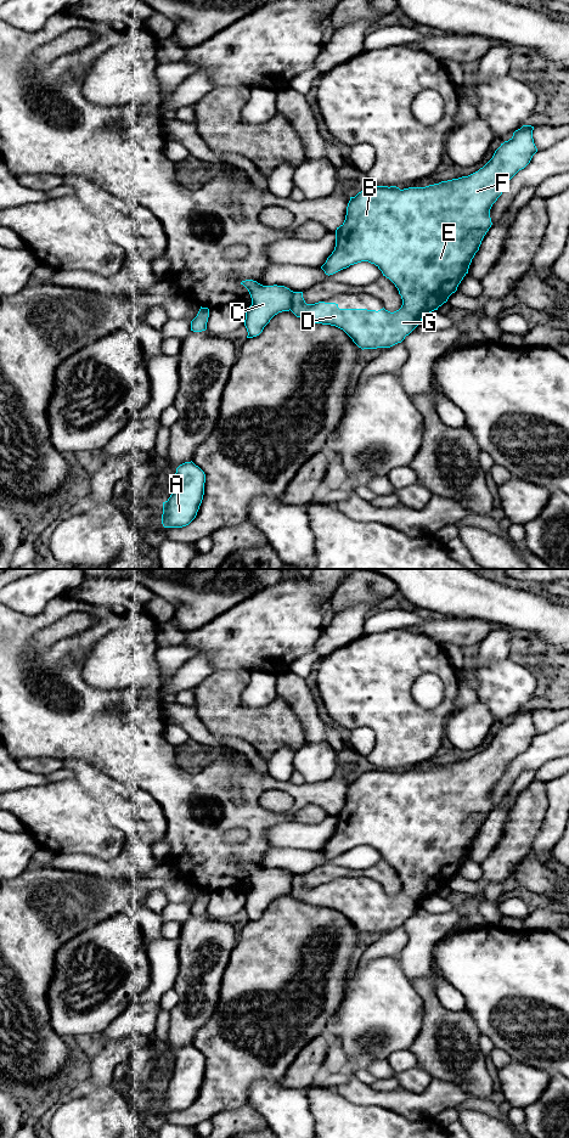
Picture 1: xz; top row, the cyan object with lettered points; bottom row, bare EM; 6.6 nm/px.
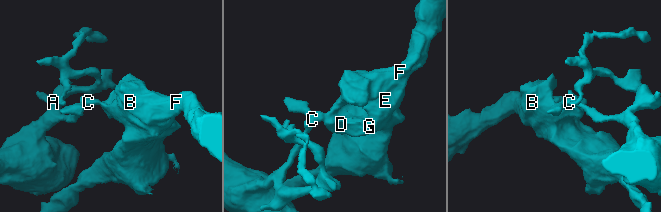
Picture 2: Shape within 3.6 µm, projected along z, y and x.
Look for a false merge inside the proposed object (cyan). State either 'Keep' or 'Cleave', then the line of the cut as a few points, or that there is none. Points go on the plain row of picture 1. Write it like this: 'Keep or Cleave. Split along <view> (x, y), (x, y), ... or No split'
Cleave. Split along xz (294, 875), (289, 893)

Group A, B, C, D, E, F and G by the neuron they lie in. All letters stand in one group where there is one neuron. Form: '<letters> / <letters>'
A C / B D E F G

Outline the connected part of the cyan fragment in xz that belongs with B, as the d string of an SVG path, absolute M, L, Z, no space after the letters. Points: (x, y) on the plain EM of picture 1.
M523 709L520 712L516 714L513 716L513 720L508 723L501 727L501 729L495 734L492 742L478 755L468 759L462 760L458 762L452 762L447 765L441 765L439 767L429 768L426 771L409 771L400 773L396 770L373 770L362 773L359 776L355 781L350 781L350 784L347 790L347 799L344 806L337 811L336 813L336 830L332 838L327 841L326 846L321 850L321 852L325 855L326 858L333 858L343 852L349 851L350 849L361 846L361 845L368 845L371 847L374 847L385 860L389 862L395 871L399 874L399 878L402 883L402 889L399 894L390 896L385 894L384 891L376 895L376 894L367 894L367 892L339 892L338 888L336 886L325 886L319 885L315 888L306 888L303 881L303 875L294 875L293 877L293 889L291 891L291 895L297 900L305 905L312 906L312 907L322 907L322 908L331 908L336 909L340 913L343 913L351 923L353 925L364 933L377 933L377 931L390 931L398 926L401 926L406 919L409 919L418 908L421 908L422 902L434 895L438 894L439 890L441 890L444 886L447 885L449 880L457 874L458 868L463 863L463 861L468 857L469 849L472 846L472 843L474 841L475 836L479 834L479 830L481 828L481 824L489 812L491 811L491 801L490 801L490 793L492 788L497 784L497 782L502 778L505 772L507 771L509 764L522 753L524 753L531 744L533 739L537 736L537 732L534 727L533 722L533 714L534 710L531 709Z

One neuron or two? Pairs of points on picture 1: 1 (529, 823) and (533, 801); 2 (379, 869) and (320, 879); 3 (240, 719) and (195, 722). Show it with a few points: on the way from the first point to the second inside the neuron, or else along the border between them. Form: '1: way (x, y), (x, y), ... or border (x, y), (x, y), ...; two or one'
1: way (529, 818), (530, 806); one
2: way (365, 873), (334, 873); one
3: border (193, 706), (202, 724), (212, 733), (227, 736); two

